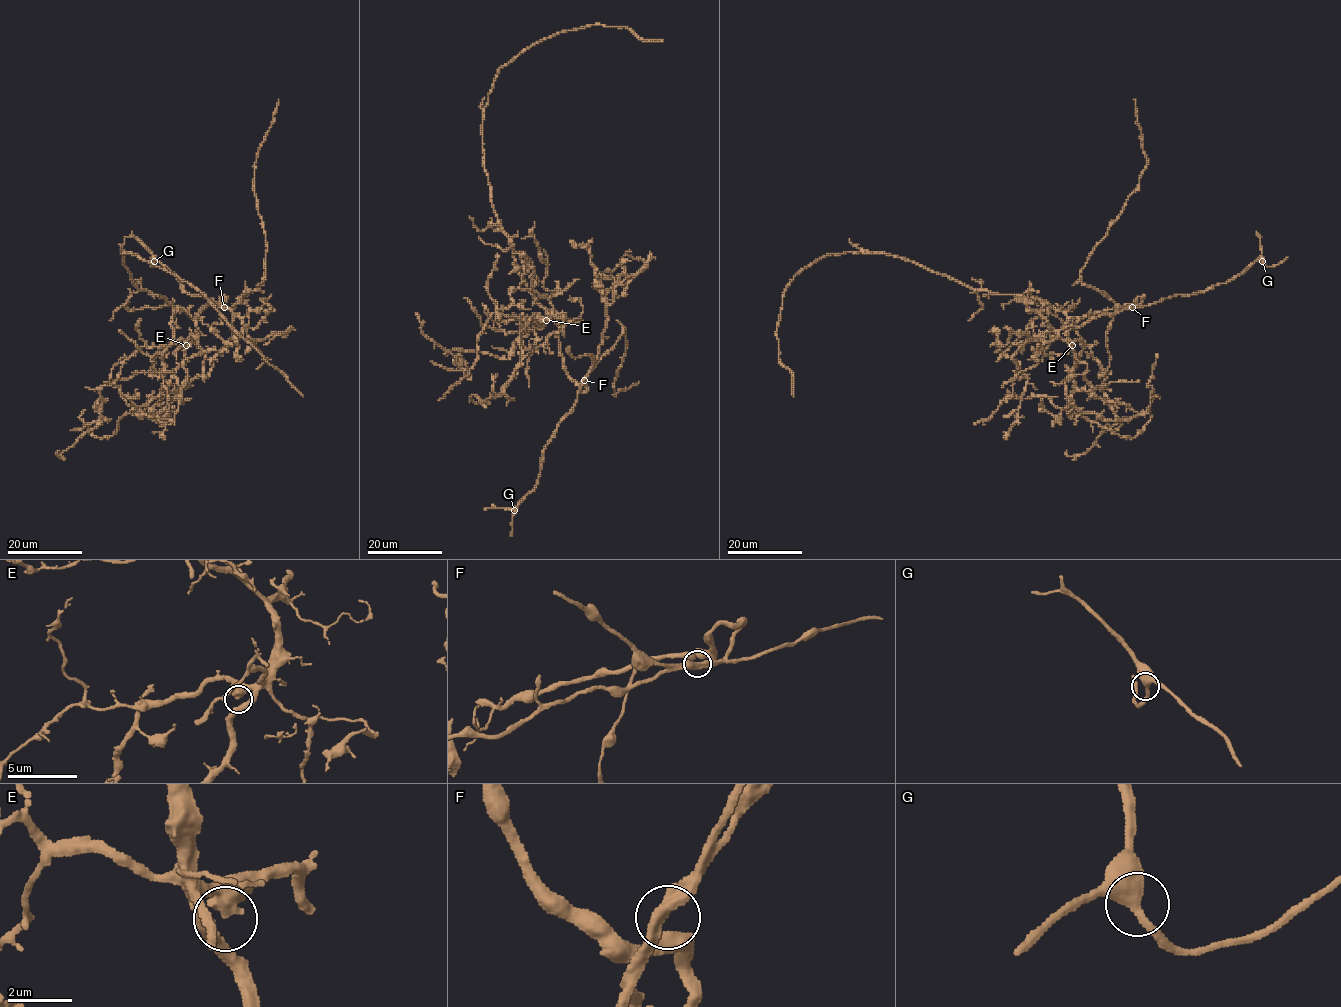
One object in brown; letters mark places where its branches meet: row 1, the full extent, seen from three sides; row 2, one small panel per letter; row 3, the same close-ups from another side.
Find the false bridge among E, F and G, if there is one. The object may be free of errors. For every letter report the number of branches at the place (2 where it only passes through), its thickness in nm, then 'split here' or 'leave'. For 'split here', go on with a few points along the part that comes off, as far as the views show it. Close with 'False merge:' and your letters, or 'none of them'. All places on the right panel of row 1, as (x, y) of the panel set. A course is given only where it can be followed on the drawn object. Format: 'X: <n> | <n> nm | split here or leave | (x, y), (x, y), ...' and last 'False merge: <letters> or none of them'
E: 2 | 440 nm | leave
F: 2 | 440 nm | split here | (1132, 307), (1119, 307), (1087, 286), (1080, 274), (1094, 247), (1138, 186), (1147, 164), (1135, 99)
G: 2 | 460 nm | leave
False merge: F

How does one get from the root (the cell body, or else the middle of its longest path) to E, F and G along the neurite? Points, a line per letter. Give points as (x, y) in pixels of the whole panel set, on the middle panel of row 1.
E: (515, 262), (533, 298), (549, 314), (556, 314), (546, 320)
F: (515, 262), (533, 298), (559, 327), (560, 352), (566, 374), (579, 385), (584, 380)
G: (515, 262), (533, 298), (559, 327), (565, 369), (579, 392), (573, 409), (544, 449), (536, 487), (514, 510)

